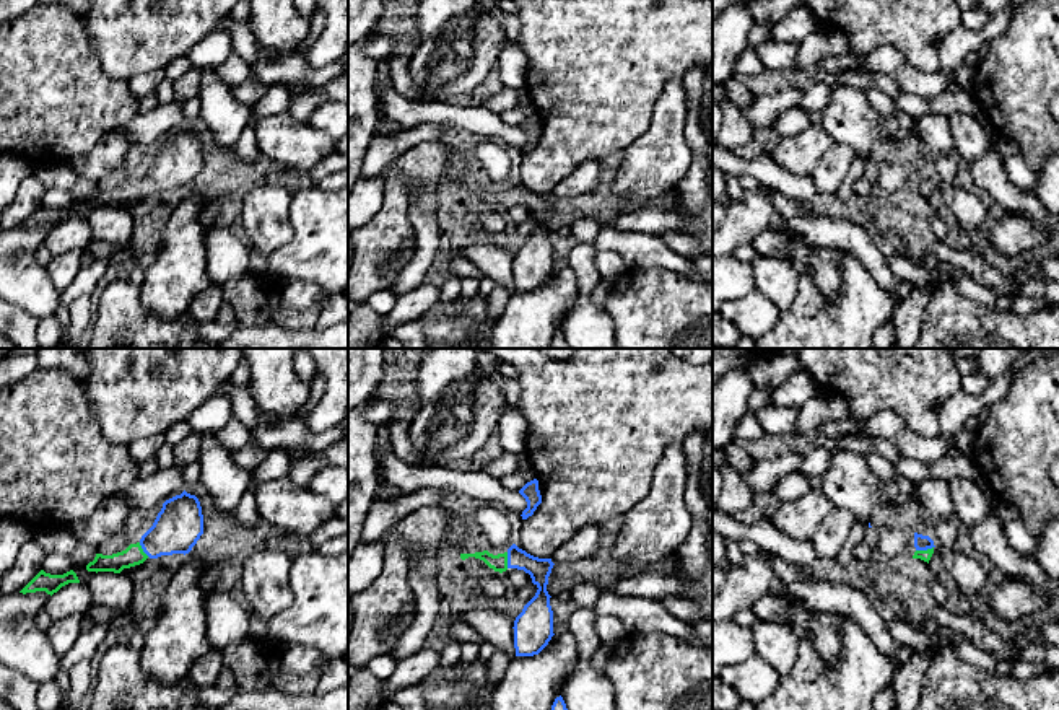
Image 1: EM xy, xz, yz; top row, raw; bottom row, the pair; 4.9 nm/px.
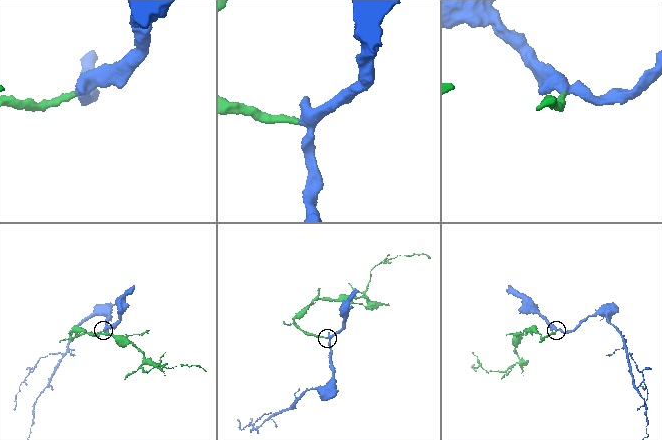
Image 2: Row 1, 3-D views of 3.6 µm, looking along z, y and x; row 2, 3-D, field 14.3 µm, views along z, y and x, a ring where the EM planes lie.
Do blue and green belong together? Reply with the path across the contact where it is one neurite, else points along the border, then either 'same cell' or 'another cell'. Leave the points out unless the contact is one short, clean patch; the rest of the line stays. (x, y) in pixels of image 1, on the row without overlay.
across yz (921, 178), (924, 184), (924, 191) | same cell

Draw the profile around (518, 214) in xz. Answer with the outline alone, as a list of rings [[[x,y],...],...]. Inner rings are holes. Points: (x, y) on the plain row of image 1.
[[[508,204],[506,207],[503,207],[506,215],[516,223],[521,225],[527,220],[532,218],[532,213],[529,208],[525,208],[524,205],[517,205],[517,204]]]

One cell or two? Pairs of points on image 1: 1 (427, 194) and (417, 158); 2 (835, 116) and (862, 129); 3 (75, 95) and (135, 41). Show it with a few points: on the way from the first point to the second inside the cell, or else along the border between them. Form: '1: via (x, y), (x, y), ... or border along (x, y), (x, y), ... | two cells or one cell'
1: via (422, 186), (422, 166) | one cell
2: via (841, 116), (848, 116), (856, 124) | one cell
3: border along (87, 35), (98, 64), (109, 75), (126, 80) | two cells

